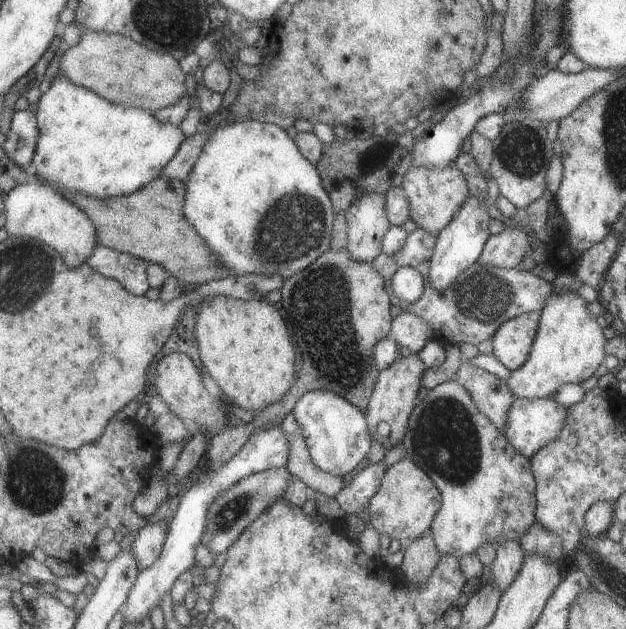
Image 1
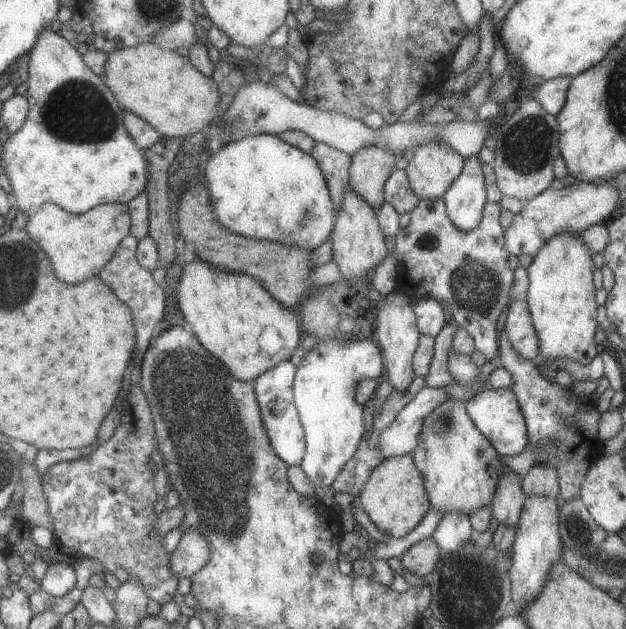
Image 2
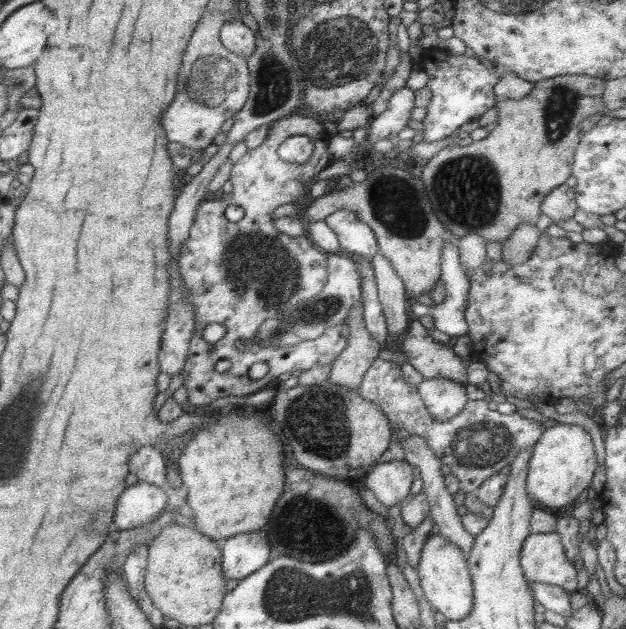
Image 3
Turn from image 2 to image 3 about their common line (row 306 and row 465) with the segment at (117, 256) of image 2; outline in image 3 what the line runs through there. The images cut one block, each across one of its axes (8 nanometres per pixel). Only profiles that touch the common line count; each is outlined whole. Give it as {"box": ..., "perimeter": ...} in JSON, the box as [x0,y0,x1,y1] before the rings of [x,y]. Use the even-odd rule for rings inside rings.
{"box":[129,446,167,489],"perimeter":[[[143,446],[129,458],[129,472],[162,489],[167,489],[166,467],[161,451],[155,447]]]}

